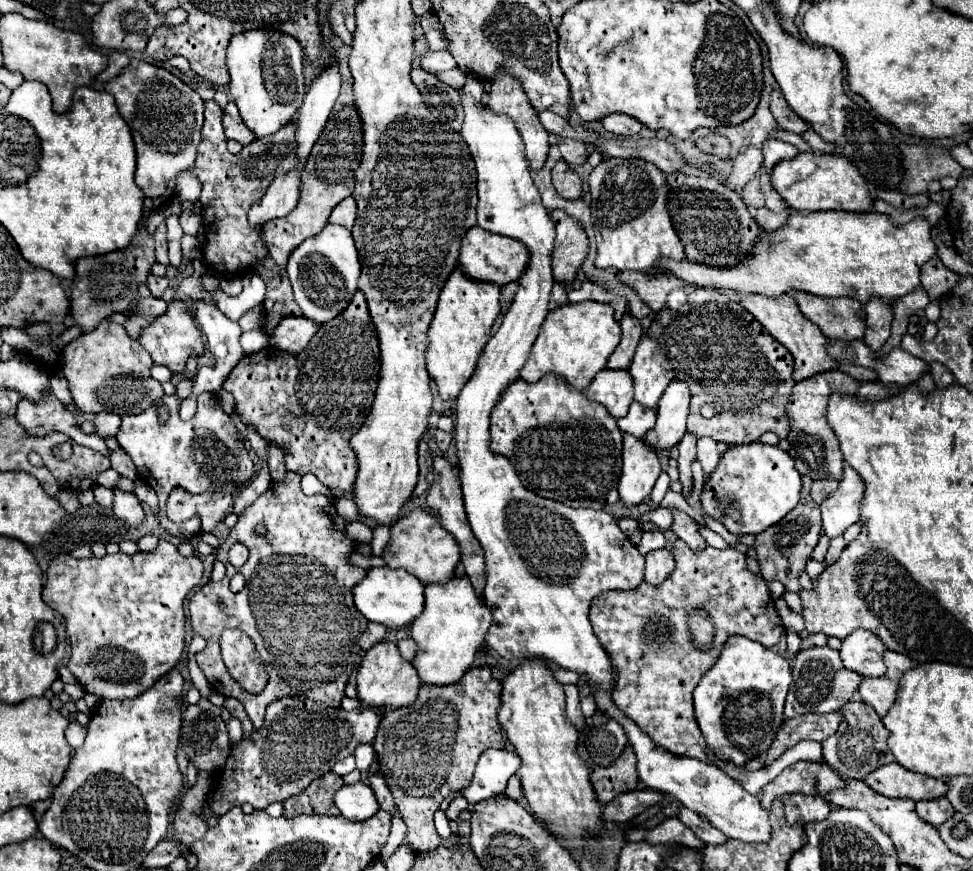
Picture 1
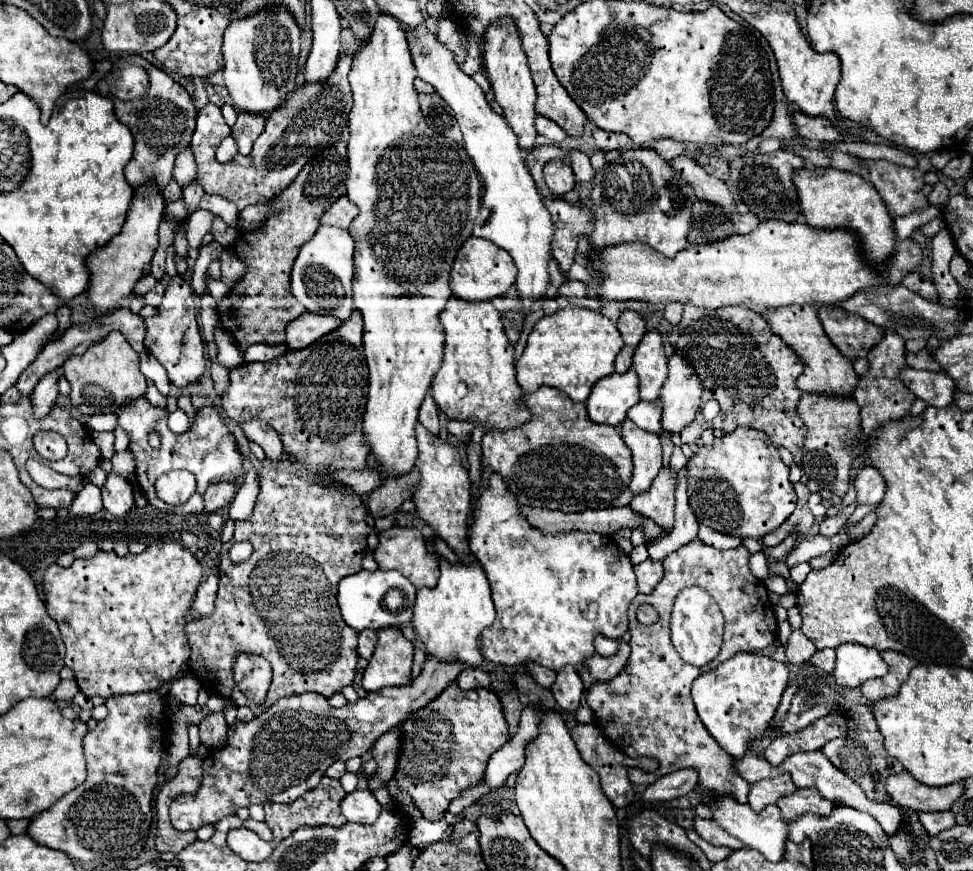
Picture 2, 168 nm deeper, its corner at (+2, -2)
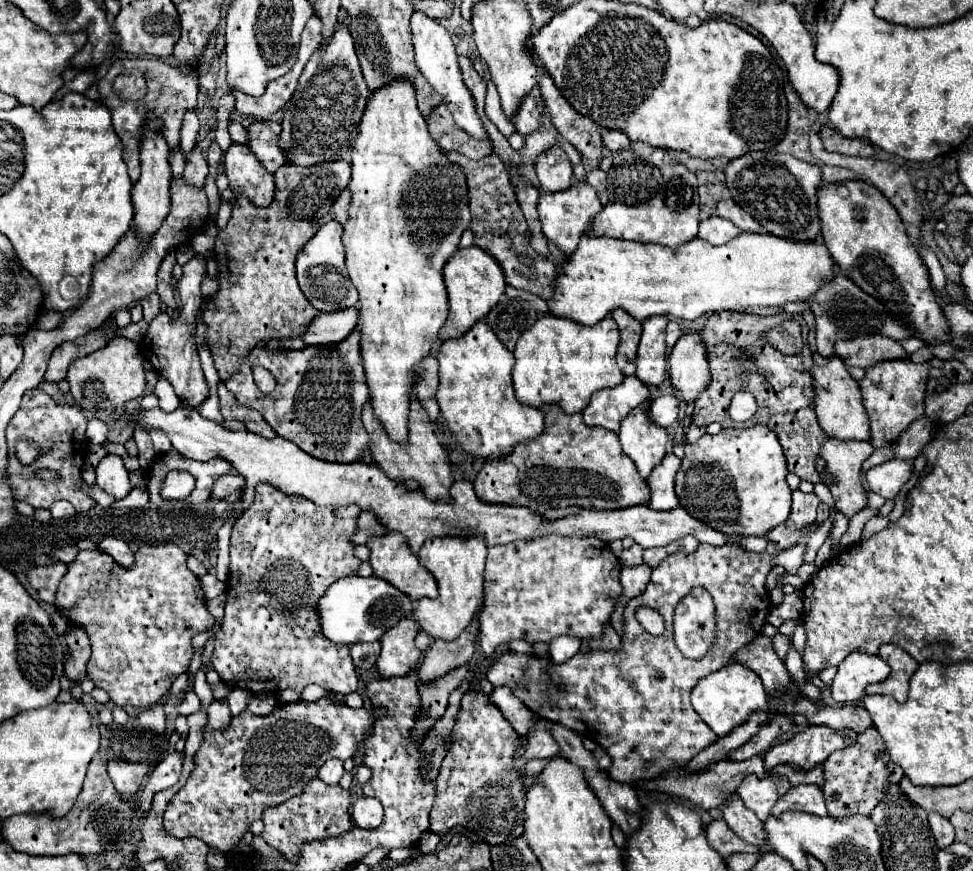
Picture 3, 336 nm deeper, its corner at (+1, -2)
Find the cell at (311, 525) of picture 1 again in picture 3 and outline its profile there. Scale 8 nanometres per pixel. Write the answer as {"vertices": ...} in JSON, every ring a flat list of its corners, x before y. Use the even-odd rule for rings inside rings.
{"vertices":[[259,484,255,488,255,502,251,504,251,508,233,524,233,534,231,534,231,572,229,572,229,580,227,580,227,588,229,588,229,600,225,606,225,618,221,628,217,630,217,640,215,640,215,652,211,656,211,664,215,668,215,672,221,676,223,682,231,682,239,688,247,688,253,692,265,692,265,694,277,694,285,688,293,688,297,692,303,692,303,688,307,684,319,684,323,690,333,690,339,694,349,694,357,690,357,672,353,666,353,660,349,656,349,648,347,646,339,646,329,642,327,638,323,638,321,628,319,628,319,616,315,614,315,606,317,600,325,594,325,590,339,578,345,576,353,576,357,574,359,568,359,560,353,556,353,544,349,542,351,534,357,528,357,516,359,516,359,506,351,504,351,506,317,506,311,500,299,498,299,496,287,496,279,490,275,490,269,484]]}

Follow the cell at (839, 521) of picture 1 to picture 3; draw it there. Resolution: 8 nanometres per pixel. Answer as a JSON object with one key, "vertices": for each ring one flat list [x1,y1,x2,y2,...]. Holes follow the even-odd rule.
{"vertices":[[889,460,885,464,879,464,867,472,867,484,869,490,875,494,881,494,883,498,893,498,901,486,911,478,913,464,909,460]]}

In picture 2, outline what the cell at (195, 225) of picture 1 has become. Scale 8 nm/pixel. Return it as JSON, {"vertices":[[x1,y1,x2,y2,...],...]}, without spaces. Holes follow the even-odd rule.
{"vertices":[[192,182,190,186,184,188,184,198,182,198,182,200,184,200,184,204,190,208,190,212,192,212,192,210,198,208,202,196,204,196,204,190,198,186,198,182]]}

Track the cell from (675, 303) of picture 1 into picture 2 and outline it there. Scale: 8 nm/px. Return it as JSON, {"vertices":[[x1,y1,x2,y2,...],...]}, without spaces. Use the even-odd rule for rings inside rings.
{"vertices":[[672,302,672,304,666,304,664,306,664,318,672,324,678,324,680,318,682,318,682,304,680,302]]}

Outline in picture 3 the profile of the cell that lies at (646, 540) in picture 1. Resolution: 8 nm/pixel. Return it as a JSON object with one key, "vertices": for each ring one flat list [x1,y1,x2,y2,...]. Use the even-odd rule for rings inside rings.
{"vertices":[[633,544,631,548,627,548,627,550,623,550,623,554,621,554,621,564,623,566,639,566,639,564,643,564,643,548,639,546,639,544]]}

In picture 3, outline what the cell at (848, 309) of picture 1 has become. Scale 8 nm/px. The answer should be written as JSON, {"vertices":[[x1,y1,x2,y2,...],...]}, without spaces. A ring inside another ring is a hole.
{"vertices":[[881,334,863,336,847,342,835,344,835,354,847,364,847,366,859,366,867,370,875,362,885,362,891,358,909,358,909,354,901,348,899,342,885,338]]}

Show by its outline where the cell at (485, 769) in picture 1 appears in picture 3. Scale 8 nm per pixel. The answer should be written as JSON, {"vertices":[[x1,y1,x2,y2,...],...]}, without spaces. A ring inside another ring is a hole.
{"vertices":[[537,718,535,730,527,738,523,758,533,760,533,758,553,758,559,754,559,744,553,740,551,732,545,728,549,722,543,718]]}

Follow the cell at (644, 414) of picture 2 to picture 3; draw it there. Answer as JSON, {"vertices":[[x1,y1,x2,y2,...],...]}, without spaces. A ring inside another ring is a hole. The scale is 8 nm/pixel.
{"vertices":[[673,394,659,396,657,400,653,400,653,404,649,408,649,416,655,424,669,428,679,418,679,404,681,404,681,400]]}

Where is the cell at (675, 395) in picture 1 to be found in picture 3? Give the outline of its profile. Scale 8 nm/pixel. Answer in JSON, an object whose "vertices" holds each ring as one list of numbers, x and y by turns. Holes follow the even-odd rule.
{"vertices":[[699,332,683,334,669,356,669,374,675,390,683,400,697,400,707,382,711,382,707,348,699,338]]}

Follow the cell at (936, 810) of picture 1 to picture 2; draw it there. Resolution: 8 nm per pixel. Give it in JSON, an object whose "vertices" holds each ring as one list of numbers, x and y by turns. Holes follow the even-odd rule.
{"vertices":[[946,810,946,812,920,812,918,818,930,836,936,836,940,830,954,826,954,814,950,810]]}

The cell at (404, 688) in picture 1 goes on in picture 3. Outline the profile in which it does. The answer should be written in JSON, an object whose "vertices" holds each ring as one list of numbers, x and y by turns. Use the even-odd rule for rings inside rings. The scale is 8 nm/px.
{"vertices":[[403,618,395,628,383,634,377,668,385,678,405,676,417,668,421,652,415,646,415,636,419,630,413,618]]}

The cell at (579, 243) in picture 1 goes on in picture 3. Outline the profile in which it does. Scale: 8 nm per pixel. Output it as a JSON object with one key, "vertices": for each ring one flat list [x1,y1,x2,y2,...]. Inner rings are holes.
{"vertices":[[577,182,577,184,569,186,567,190,561,190,561,192,541,194,539,204,537,204,541,222,543,222,545,238,555,242,559,246,559,250,563,250,565,254,571,254,577,248,579,238,587,232,587,224,593,220,593,216,601,208,603,208,603,204,599,202,595,188,587,182]]}

